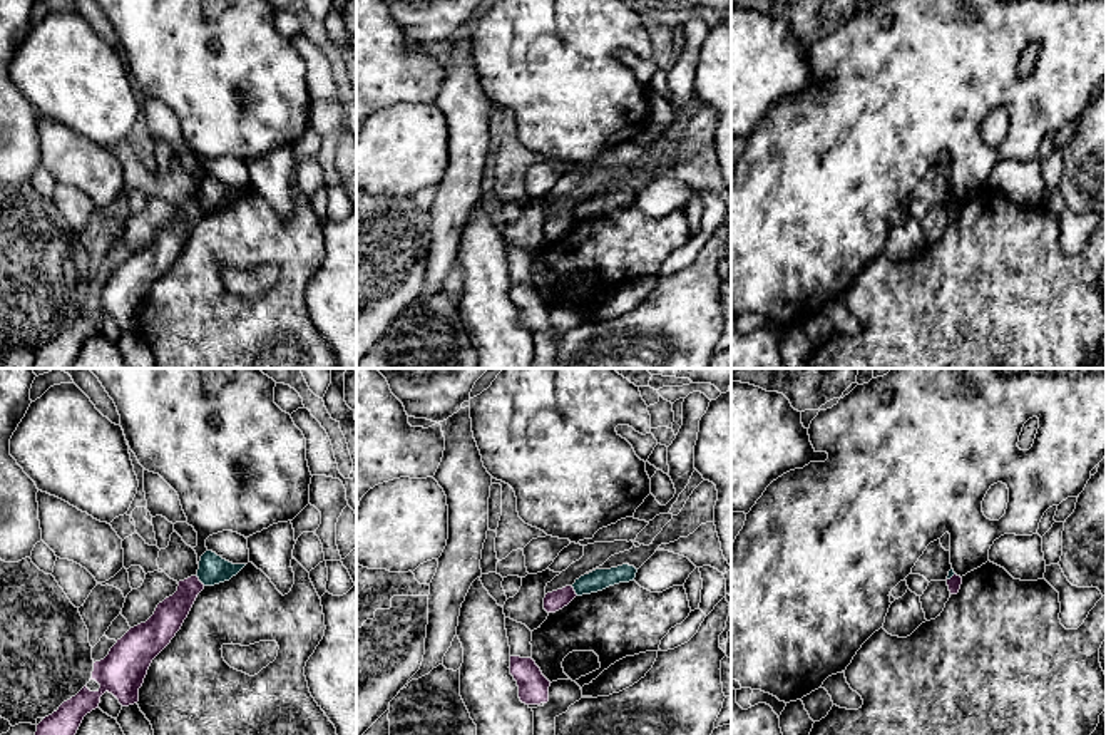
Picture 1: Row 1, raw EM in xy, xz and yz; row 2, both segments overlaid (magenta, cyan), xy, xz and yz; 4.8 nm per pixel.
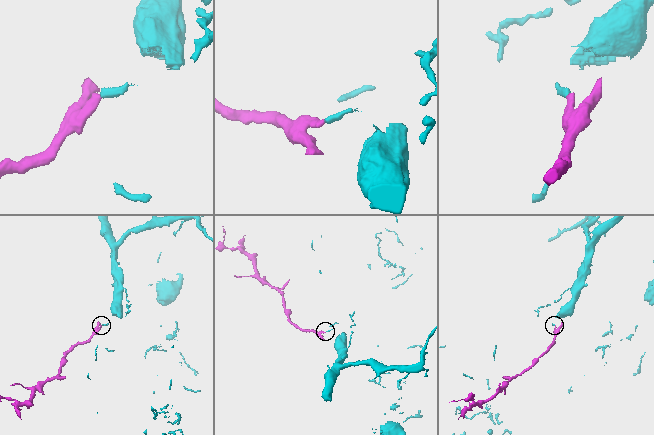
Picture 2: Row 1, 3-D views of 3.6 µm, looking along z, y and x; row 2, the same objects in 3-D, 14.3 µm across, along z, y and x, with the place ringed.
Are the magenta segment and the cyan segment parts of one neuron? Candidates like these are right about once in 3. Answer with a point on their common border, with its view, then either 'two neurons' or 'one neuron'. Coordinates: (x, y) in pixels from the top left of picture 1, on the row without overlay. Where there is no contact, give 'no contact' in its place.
xy (198, 205) | two neurons

